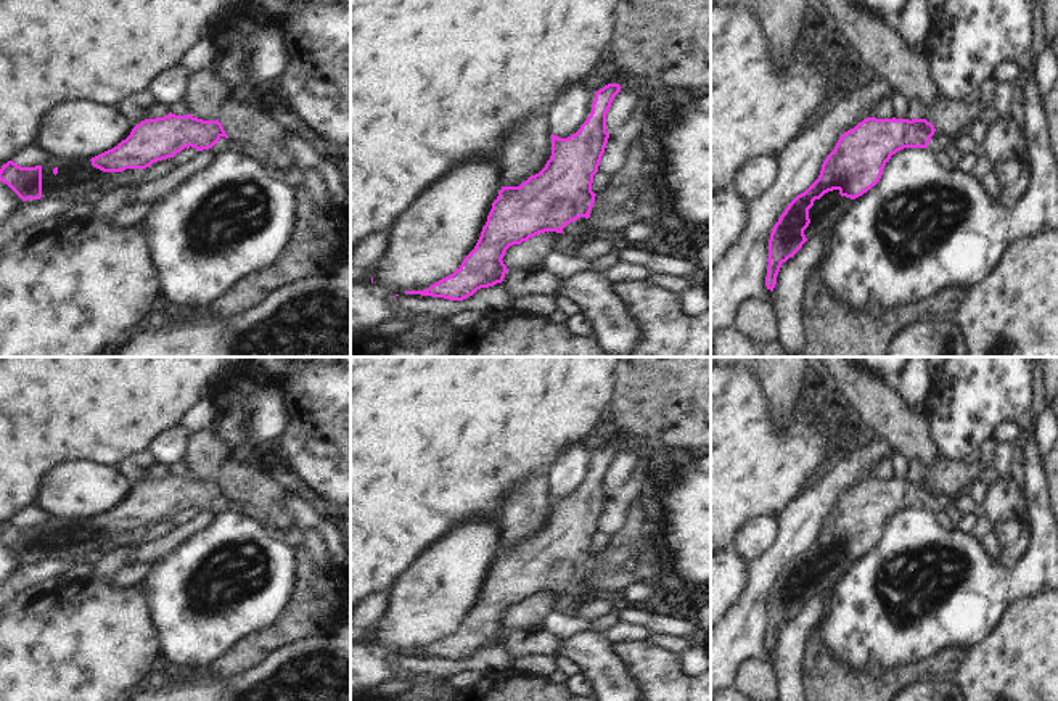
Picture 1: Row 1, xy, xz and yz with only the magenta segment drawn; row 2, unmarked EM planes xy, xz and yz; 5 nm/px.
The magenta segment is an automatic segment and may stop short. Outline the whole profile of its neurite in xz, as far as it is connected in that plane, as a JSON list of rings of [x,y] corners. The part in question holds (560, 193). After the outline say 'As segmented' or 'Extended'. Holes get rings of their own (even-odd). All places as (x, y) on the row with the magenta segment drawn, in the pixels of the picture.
[[[608,84],[595,92],[592,113],[576,133],[568,138],[552,133],[552,156],[545,167],[519,187],[502,187],[474,249],[452,275],[439,280],[428,289],[405,291],[405,294],[463,301],[481,288],[503,281],[508,269],[502,259],[510,246],[521,244],[545,232],[563,233],[568,240],[579,240],[582,235],[593,232],[595,227],[588,220],[597,196],[592,191],[592,183],[609,138],[606,114],[619,92],[619,84]]]. Extended

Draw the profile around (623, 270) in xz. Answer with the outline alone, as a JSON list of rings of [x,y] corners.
[[[617,262],[603,272],[605,278],[619,283],[619,281],[645,281],[651,272],[645,265],[632,262]]]

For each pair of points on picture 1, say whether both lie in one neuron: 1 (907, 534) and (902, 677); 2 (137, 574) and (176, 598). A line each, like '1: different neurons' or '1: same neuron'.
1: different neurons
2: different neurons

